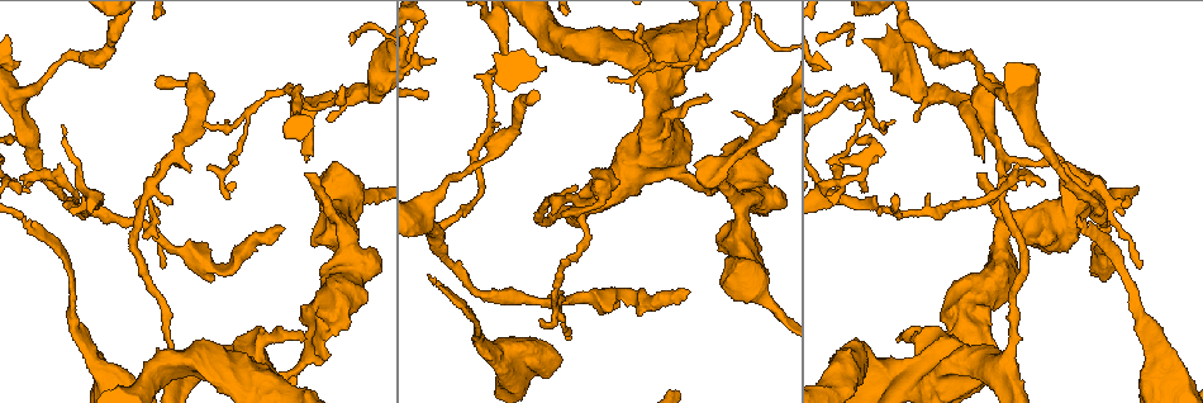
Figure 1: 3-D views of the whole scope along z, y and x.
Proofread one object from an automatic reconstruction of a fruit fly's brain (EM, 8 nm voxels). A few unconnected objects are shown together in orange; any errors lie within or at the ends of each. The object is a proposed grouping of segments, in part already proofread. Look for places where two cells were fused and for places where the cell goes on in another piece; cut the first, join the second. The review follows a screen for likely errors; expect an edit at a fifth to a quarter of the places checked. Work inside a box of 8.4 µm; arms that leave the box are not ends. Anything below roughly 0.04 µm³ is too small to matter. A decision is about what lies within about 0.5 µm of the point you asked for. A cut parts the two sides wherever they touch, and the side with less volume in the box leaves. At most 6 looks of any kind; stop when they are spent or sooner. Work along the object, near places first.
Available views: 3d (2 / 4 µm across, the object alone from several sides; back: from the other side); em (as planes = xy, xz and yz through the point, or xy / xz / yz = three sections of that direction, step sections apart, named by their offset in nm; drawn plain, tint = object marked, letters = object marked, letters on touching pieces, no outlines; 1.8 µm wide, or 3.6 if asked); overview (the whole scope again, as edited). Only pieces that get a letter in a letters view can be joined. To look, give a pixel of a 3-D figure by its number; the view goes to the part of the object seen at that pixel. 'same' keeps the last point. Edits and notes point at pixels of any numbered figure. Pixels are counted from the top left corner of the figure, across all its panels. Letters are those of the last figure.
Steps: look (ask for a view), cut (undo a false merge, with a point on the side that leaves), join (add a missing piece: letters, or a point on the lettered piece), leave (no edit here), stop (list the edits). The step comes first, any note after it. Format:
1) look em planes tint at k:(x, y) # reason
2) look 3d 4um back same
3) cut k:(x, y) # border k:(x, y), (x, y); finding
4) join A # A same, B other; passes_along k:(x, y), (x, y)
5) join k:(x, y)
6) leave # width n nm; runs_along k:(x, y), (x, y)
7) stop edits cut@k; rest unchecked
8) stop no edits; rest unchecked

look em xy step 4 tint at 1:(429, 275) # long arm stops here

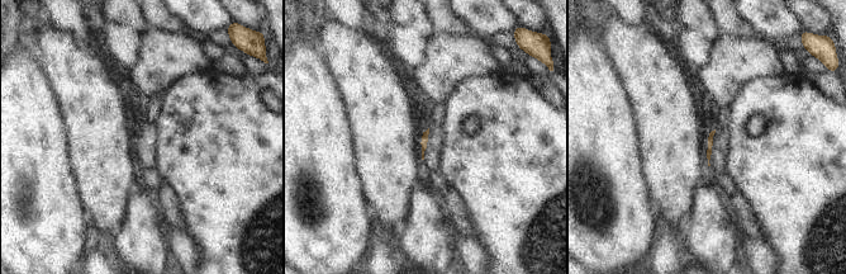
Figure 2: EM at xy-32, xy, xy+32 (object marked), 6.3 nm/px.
look em planes letters same

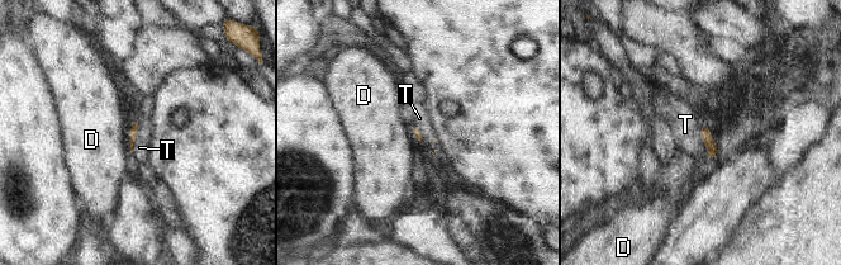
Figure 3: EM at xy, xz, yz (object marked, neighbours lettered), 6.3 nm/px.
join T # D other, T same; it goes on there

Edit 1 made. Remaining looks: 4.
look em planes letters at 1:(424, 213) # thick turns thin

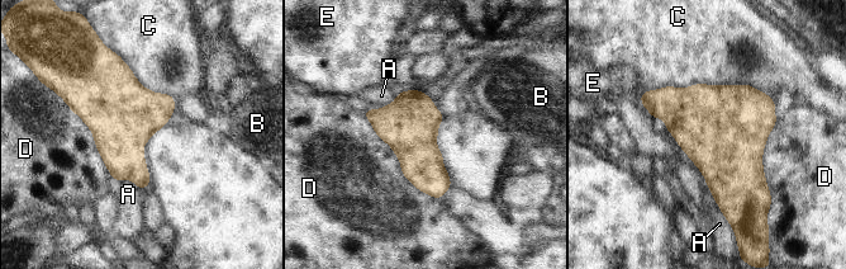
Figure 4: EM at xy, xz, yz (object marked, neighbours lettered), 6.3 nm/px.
leave # A other, B other, C other, D other, E other; all the same cell

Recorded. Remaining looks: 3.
look 3d 2um at 1:(293, 90) # a fork

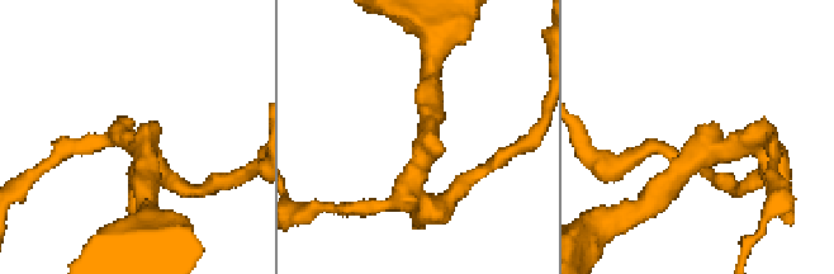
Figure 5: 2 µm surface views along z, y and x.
look em yz step 16 tint at 5:(416, 177) # arms 3; shape alone is not enough

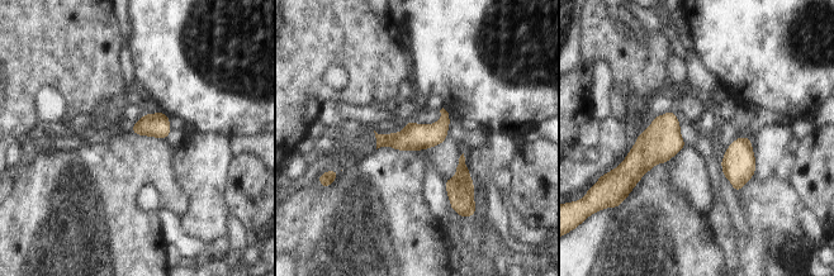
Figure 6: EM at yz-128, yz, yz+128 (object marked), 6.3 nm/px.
look em planes letters same # cut it another way

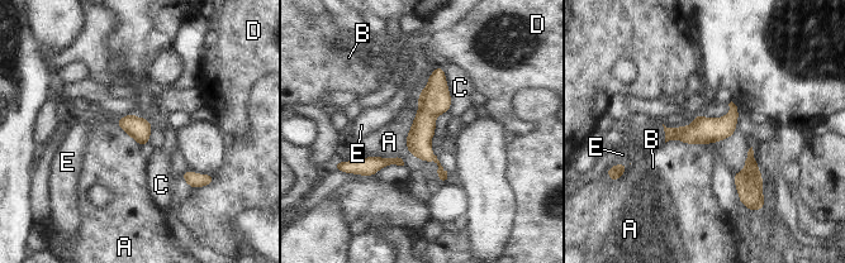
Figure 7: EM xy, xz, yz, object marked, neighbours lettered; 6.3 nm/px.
leave # A other, B other, C other, D other, E other; one cell here

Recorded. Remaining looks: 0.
stop edits join@3; rest unchecked

